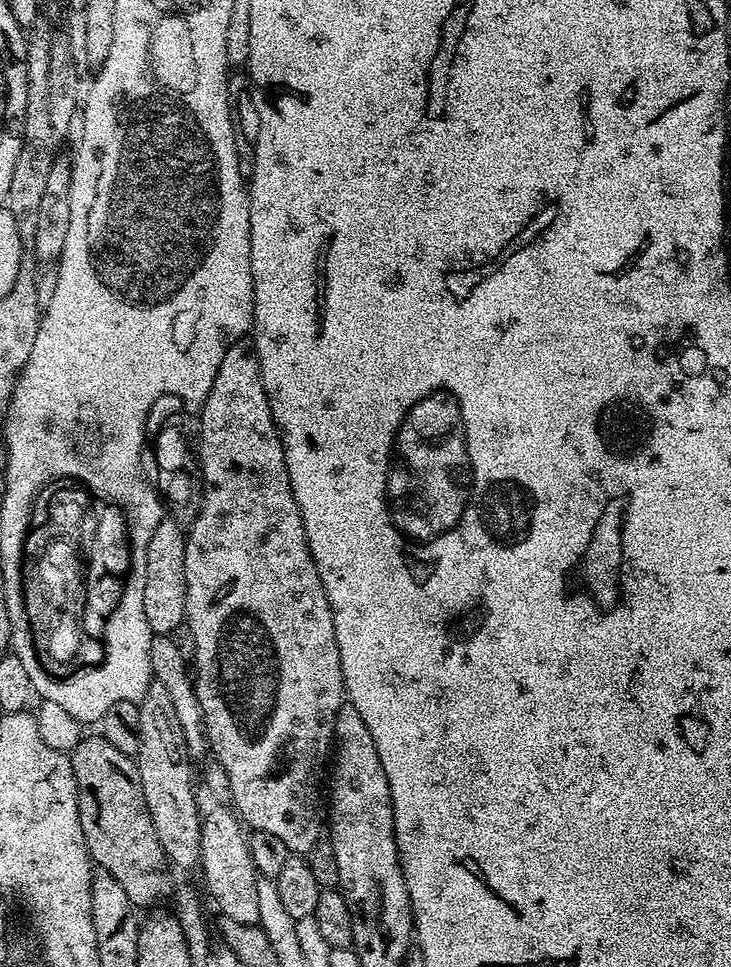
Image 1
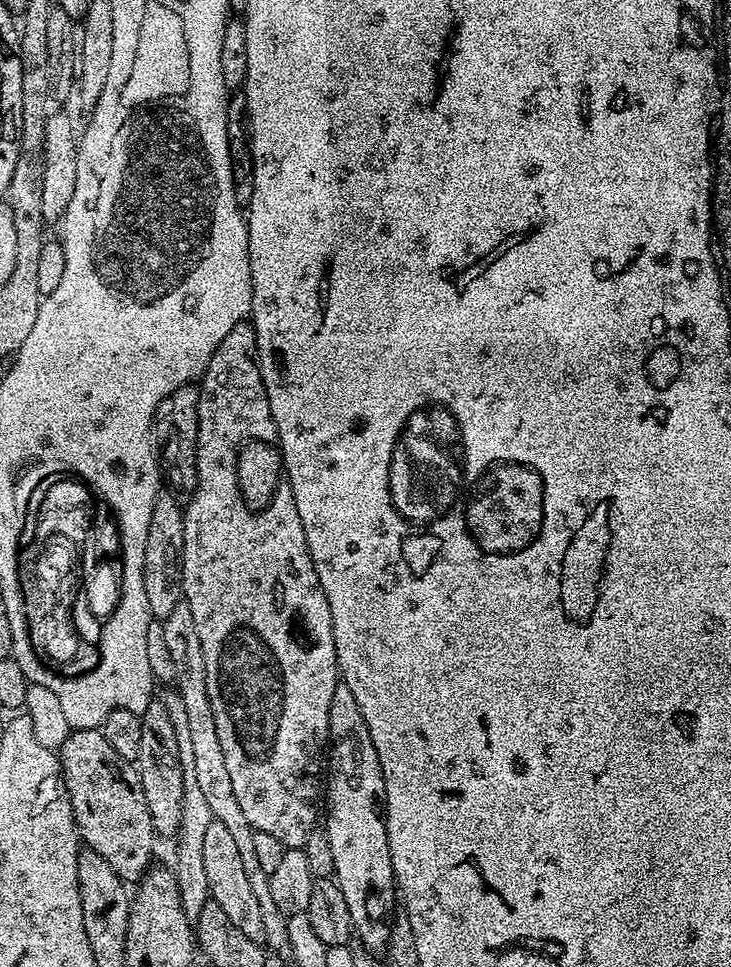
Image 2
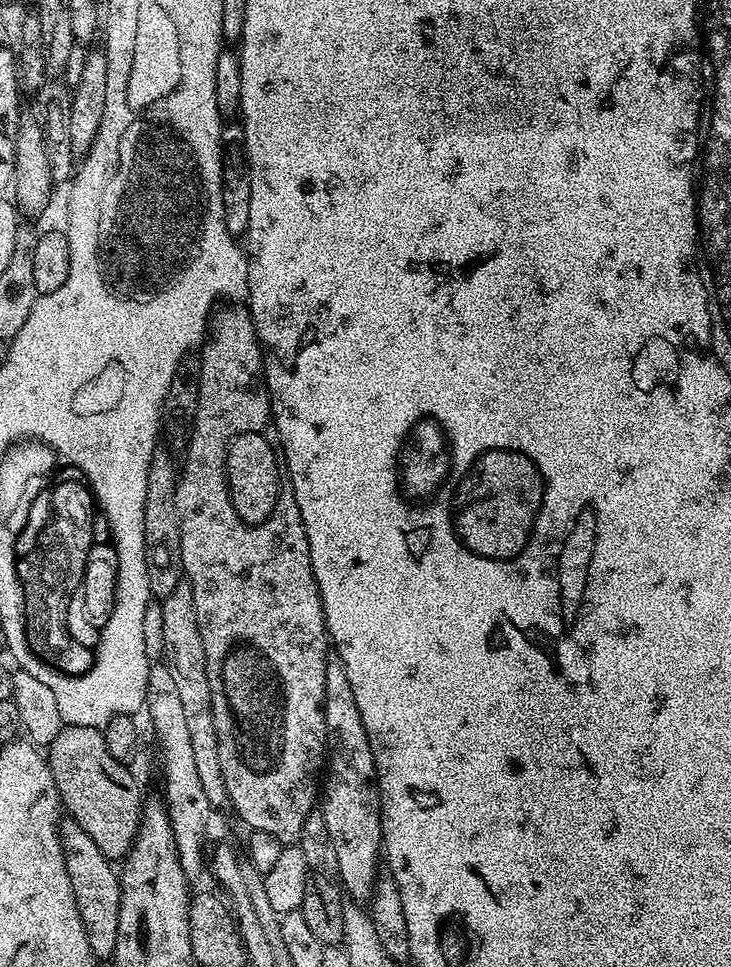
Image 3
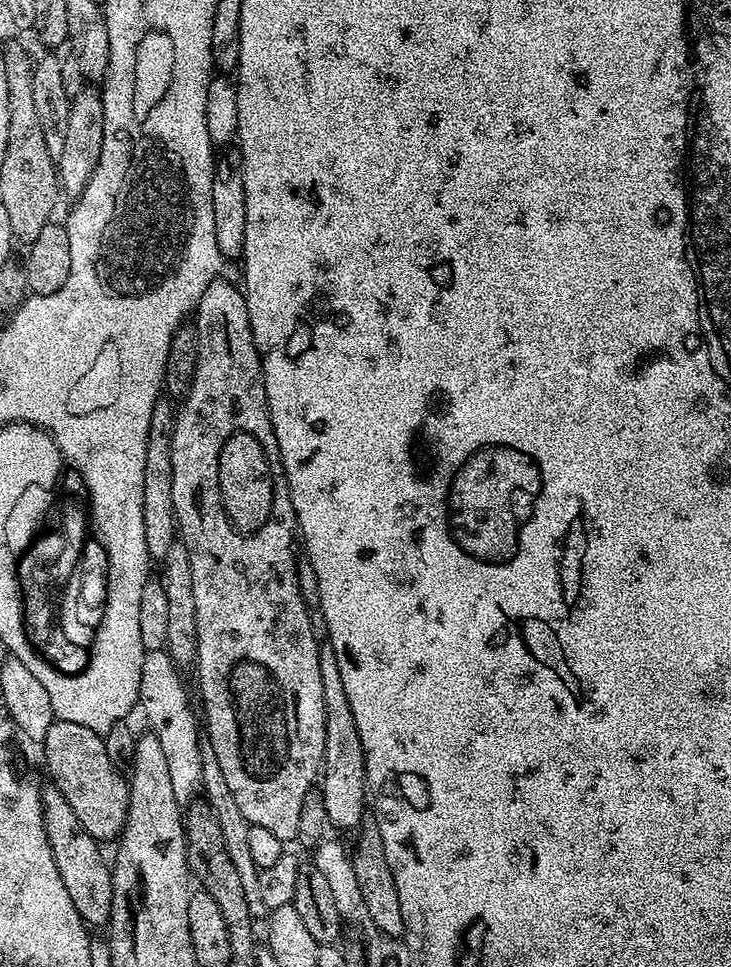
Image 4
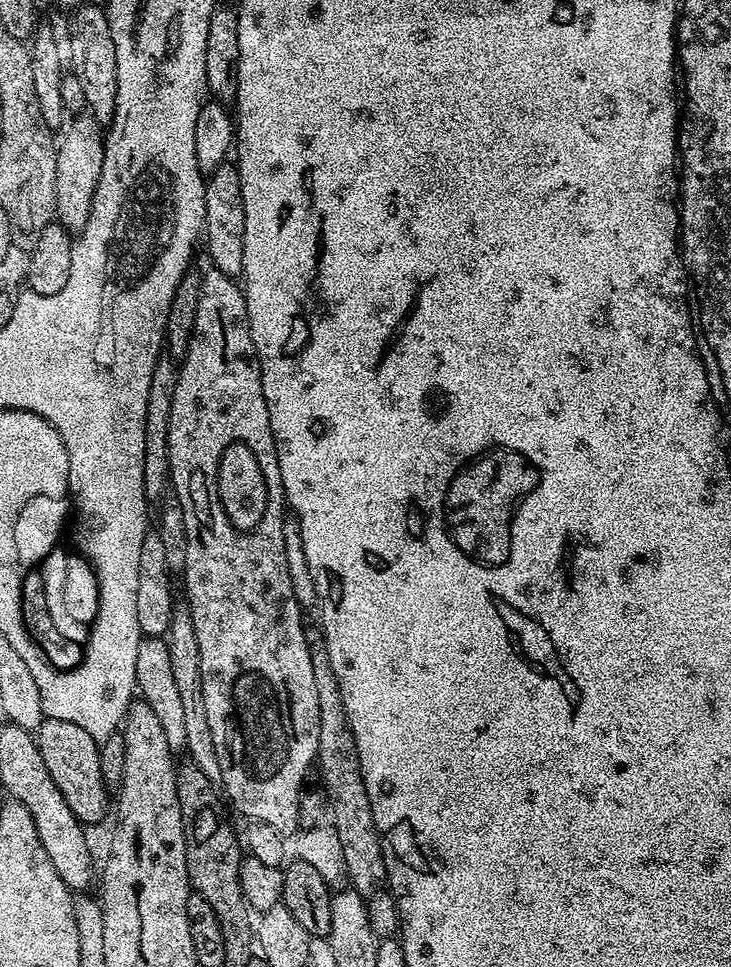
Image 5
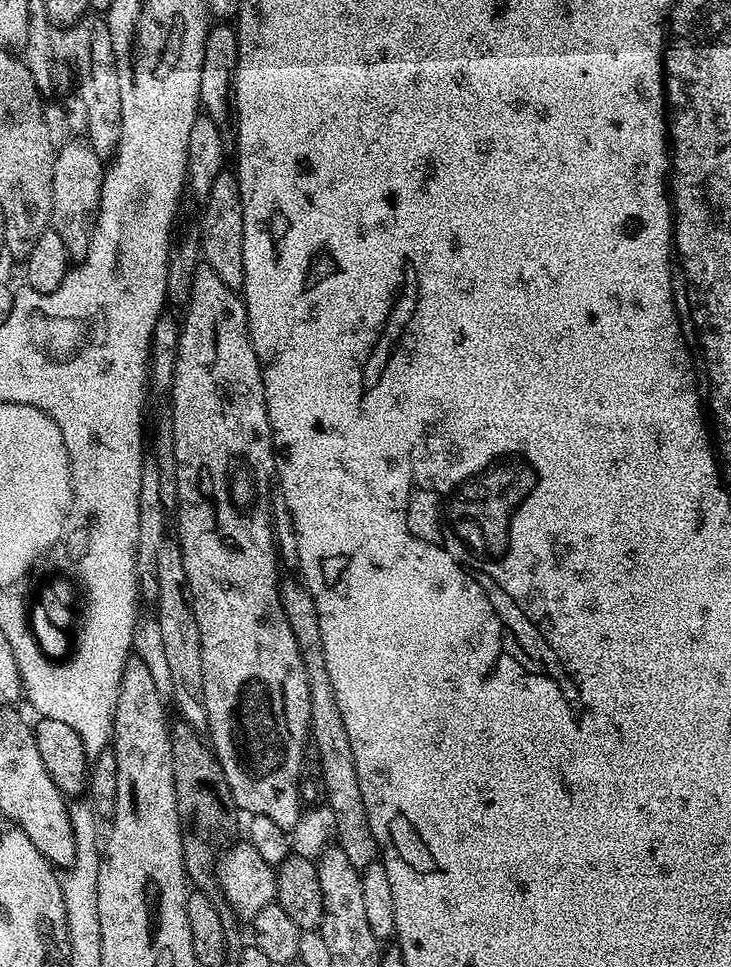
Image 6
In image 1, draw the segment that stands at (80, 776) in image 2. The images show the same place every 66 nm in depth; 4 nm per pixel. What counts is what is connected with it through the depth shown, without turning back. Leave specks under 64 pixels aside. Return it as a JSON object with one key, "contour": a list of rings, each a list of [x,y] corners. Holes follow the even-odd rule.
{"contour":[[[99,734],[85,735],[80,745],[72,749],[70,759],[76,779],[78,814],[93,865],[101,872],[108,872],[110,878],[116,879],[118,886],[126,890],[126,898],[130,898],[137,909],[143,910],[151,904],[160,904],[167,896],[169,899],[174,892],[173,873],[162,850],[162,842],[158,842],[158,834],[154,834],[154,822],[150,822],[150,810],[146,806],[146,794],[142,794],[142,782],[135,759],[110,746],[110,742],[106,742],[106,738]]]}

